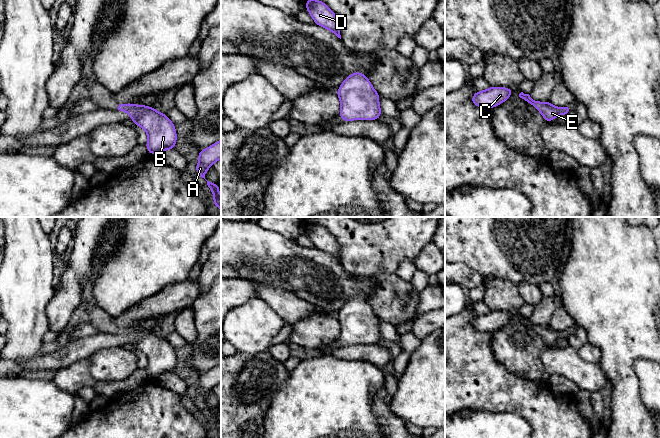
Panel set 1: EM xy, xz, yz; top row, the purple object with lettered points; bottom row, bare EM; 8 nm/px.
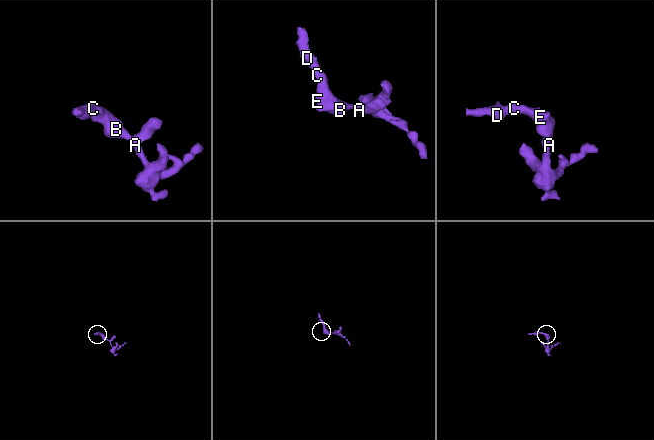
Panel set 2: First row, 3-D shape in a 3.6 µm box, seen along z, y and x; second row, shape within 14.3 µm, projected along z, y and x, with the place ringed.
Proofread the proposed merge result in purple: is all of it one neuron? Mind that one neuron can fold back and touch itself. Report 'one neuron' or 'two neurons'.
one neuron

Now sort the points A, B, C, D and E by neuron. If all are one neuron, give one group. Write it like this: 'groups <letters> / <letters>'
groups A B C D E

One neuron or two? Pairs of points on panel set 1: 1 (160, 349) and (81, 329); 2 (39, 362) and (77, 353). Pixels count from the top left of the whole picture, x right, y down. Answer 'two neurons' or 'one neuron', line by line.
1: two neurons
2: one neuron

